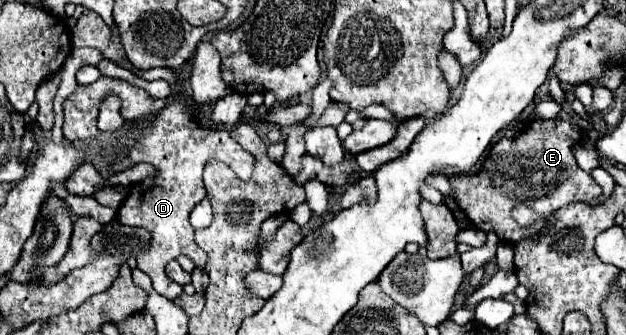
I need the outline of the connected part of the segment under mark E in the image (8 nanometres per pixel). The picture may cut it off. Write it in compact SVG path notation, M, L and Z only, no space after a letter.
M559 117L533 121L533 125L521 135L513 139L499 139L479 173L448 176L453 197L473 227L485 233L495 231L503 243L517 243L527 235L527 227L519 227L511 217L511 209L517 203L525 203L541 215L551 215L567 203L591 203L601 195L601 187L593 181L593 177L581 171L575 163L573 145L579 143L581 135L583 129L579 125Z

